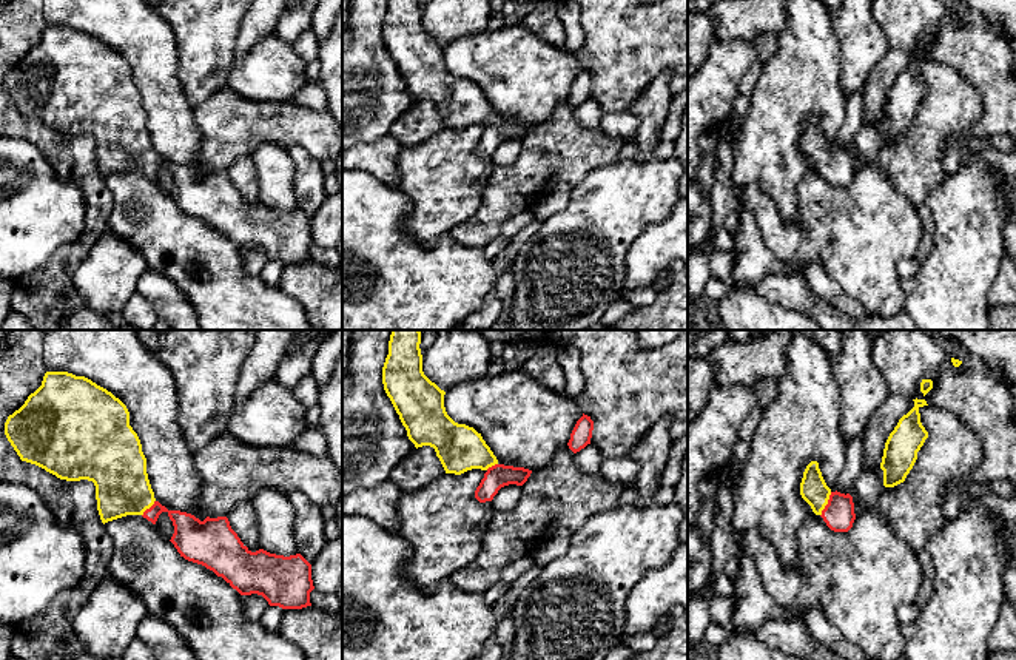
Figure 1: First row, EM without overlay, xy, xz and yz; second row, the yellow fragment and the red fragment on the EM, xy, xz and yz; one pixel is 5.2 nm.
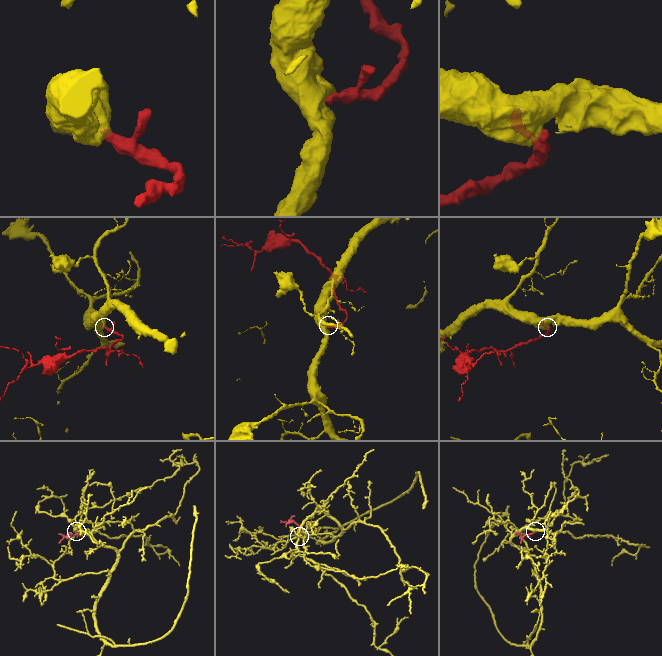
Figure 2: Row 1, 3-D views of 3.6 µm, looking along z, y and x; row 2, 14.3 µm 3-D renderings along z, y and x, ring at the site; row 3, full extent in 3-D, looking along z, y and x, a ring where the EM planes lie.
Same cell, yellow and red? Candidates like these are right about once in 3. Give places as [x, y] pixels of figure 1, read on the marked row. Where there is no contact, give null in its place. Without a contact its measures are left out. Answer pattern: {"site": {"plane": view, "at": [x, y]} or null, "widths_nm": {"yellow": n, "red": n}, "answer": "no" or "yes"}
{"site": {"plane": "yz", "at": [827, 503]}, "widths_nm": {"yellow": 140, "red": 160}, "answer": "yes"}

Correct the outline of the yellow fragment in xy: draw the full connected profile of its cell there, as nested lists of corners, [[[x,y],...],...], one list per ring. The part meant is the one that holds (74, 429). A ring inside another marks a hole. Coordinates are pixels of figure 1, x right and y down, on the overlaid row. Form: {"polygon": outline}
{"polygon": [[[46,372],[42,386],[8,416],[5,435],[22,461],[35,464],[60,480],[93,481],[103,524],[126,515],[142,515],[156,524],[159,515],[167,512],[174,526],[170,541],[185,560],[213,571],[241,595],[262,595],[270,606],[311,606],[311,564],[301,554],[284,557],[264,549],[251,552],[231,529],[227,517],[207,517],[200,521],[191,514],[168,510],[154,498],[146,458],[137,433],[130,426],[126,406],[91,379],[68,372]]]}

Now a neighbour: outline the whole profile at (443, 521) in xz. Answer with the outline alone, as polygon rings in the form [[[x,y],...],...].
[[[481,469],[461,475],[446,473],[418,490],[401,492],[396,503],[399,520],[396,534],[412,547],[402,574],[418,589],[427,594],[438,591],[444,580],[466,567],[481,552],[495,512],[475,498],[483,476]]]

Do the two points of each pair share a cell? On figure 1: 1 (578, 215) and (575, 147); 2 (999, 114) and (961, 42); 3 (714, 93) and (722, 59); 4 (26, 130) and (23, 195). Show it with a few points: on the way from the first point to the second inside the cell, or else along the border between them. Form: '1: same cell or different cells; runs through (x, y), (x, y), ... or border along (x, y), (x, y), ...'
1: different cells; border along (609, 165), (592, 168), (574, 187)
2: same cell; runs through (999, 96), (998, 82), (979, 60)
3: same cell; runs through (716, 85), (722, 67)
4: different cells; border along (16, 138), (31, 142), (51, 167)

